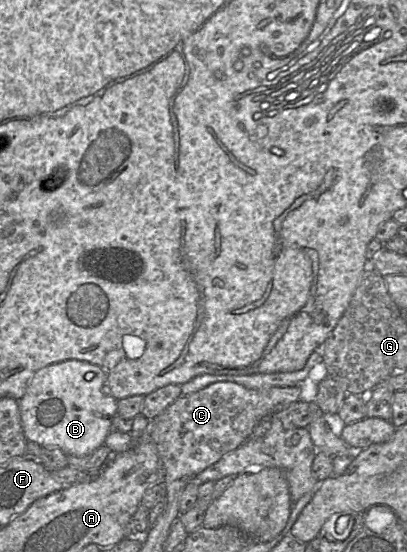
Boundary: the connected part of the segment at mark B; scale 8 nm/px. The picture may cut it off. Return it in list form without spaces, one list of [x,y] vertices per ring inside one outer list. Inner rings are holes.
[[[66,360],[51,364],[36,371],[29,381],[26,392],[24,393],[23,397],[18,401],[20,418],[26,439],[28,441],[39,444],[41,447],[57,447],[67,455],[87,455],[98,449],[100,446],[104,445],[106,437],[113,430],[112,421],[115,415],[117,415],[118,406],[118,400],[116,400],[113,396],[106,392],[106,381],[107,378],[105,376],[105,373],[103,373],[100,367],[85,361]]]

